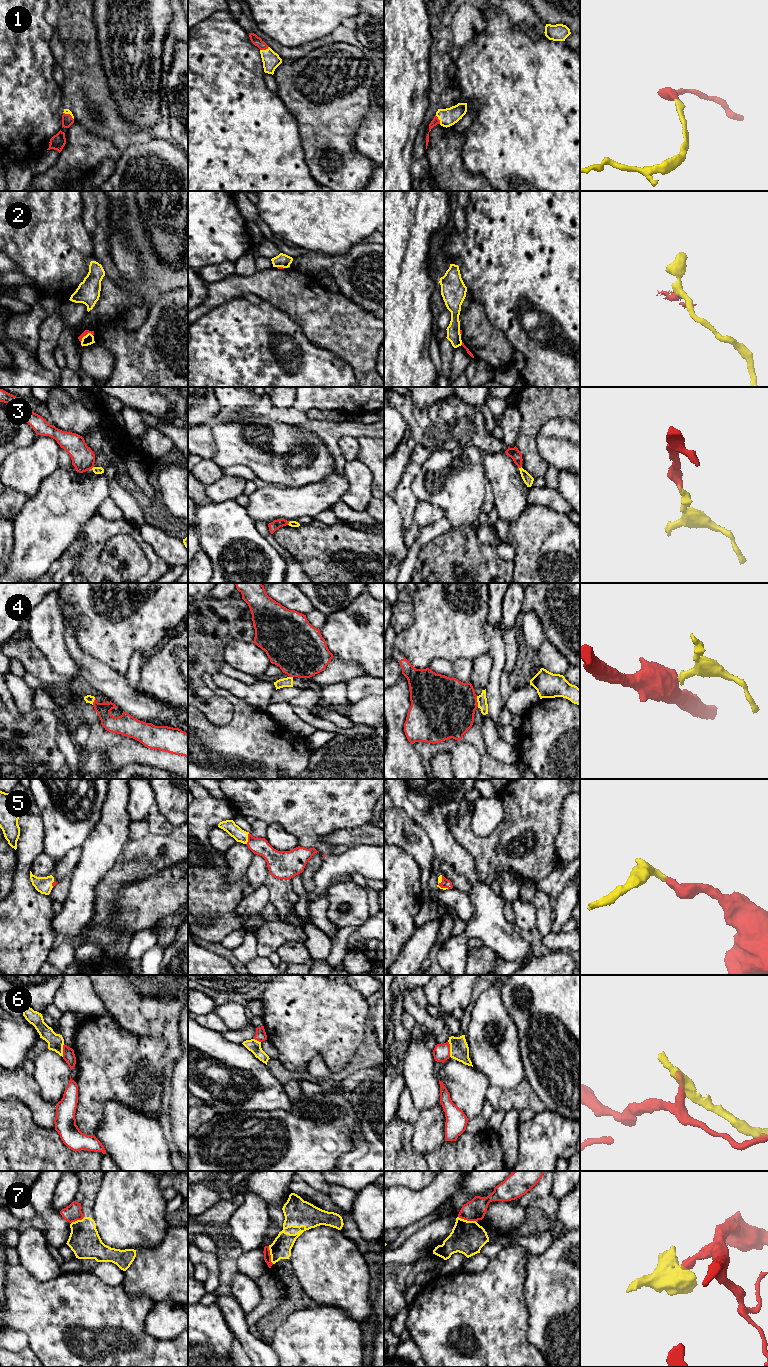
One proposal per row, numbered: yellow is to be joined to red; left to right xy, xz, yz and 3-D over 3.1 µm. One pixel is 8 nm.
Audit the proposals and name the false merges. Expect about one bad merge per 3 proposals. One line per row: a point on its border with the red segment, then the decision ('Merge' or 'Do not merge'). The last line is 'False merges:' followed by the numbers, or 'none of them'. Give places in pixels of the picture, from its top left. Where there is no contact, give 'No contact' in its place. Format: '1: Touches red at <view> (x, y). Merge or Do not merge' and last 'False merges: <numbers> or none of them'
1: Touches red at xz (264, 49). Merge
2: Touches red at xy (85, 335). Do not merge
3: Touches red at yz (520, 467). Merge
4: Touches red at yz (476, 701). Do not merge
5: Touches red at xz (248, 839). Merge
6: Touches red at yz (449, 1049). Do not merge
7: Touches red at yz (467, 1220). Do not merge
False merges: 2, 4, 6, 7

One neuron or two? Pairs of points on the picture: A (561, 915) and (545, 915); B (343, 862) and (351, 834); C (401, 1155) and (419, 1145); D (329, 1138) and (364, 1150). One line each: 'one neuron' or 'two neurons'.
A: two neurons
B: two neurons
C: two neurons
D: two neurons

